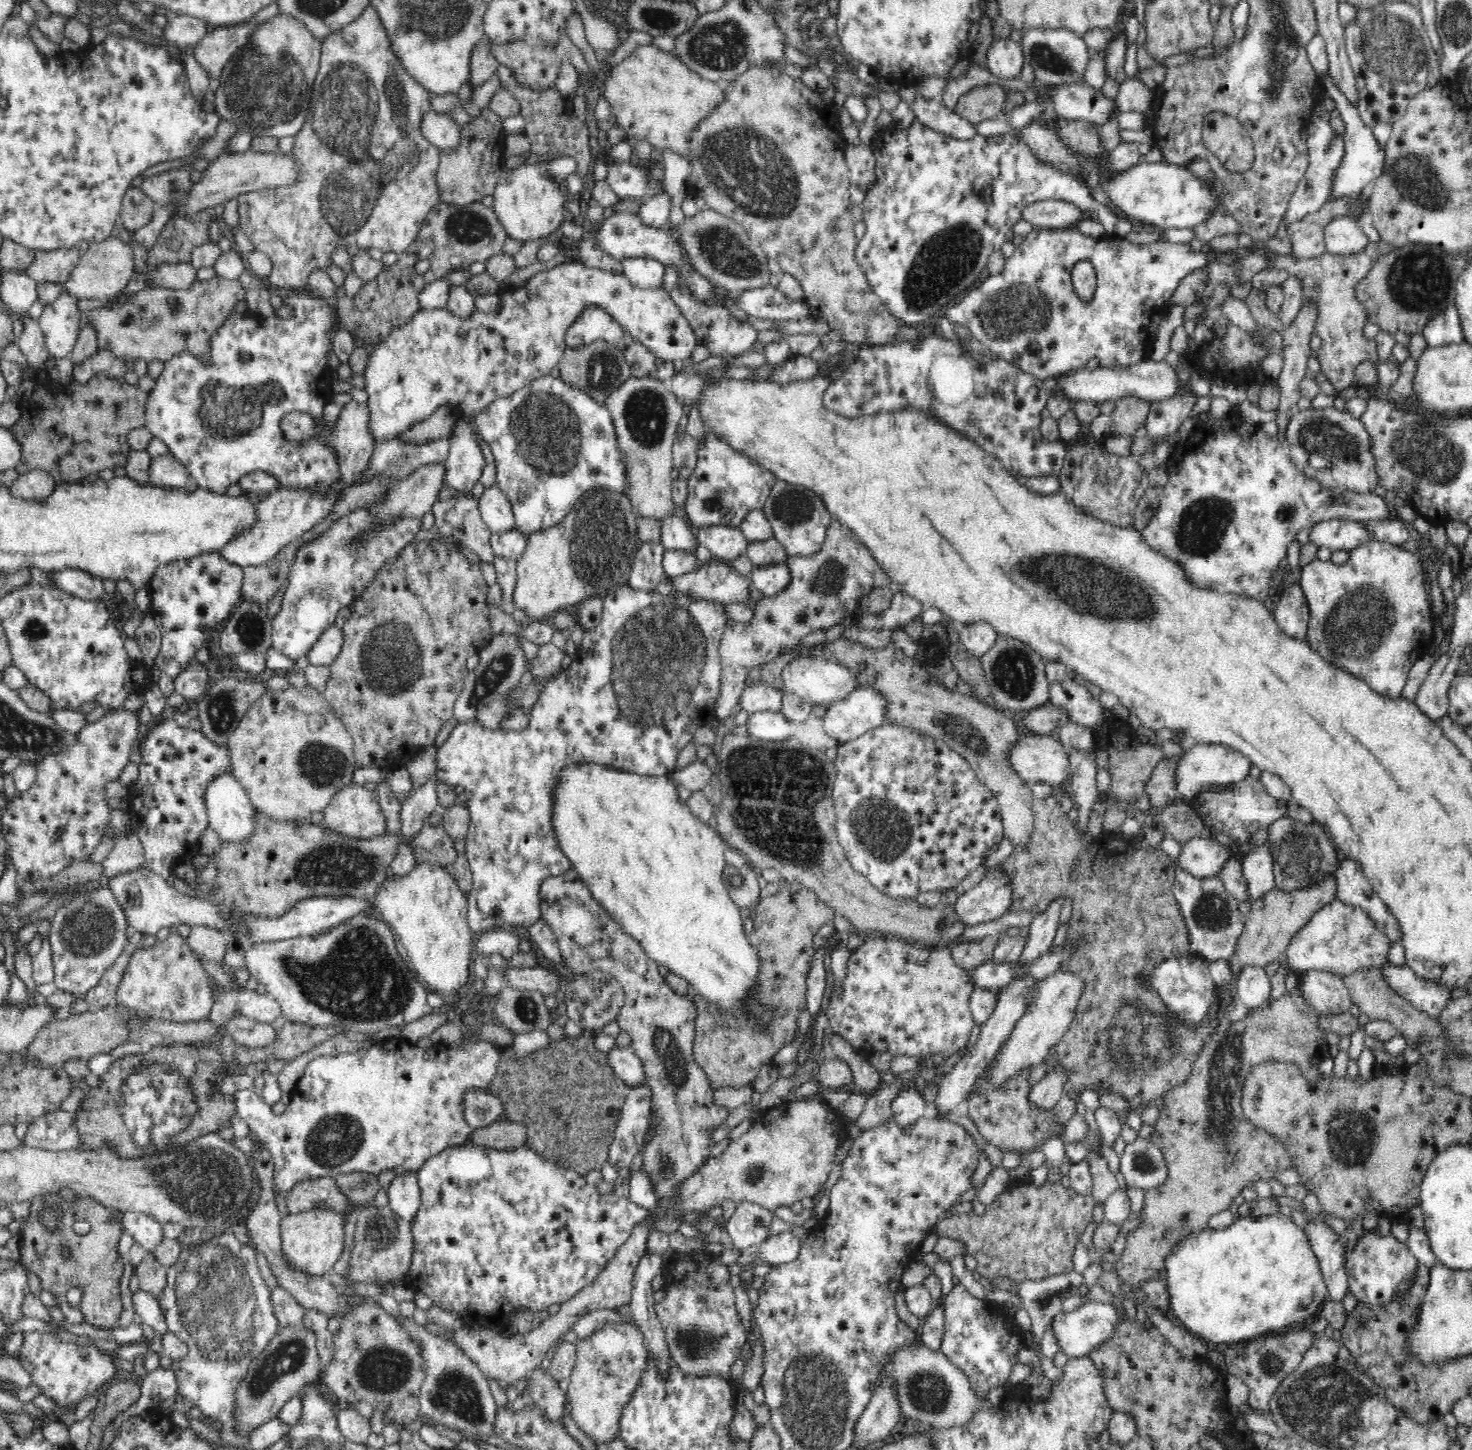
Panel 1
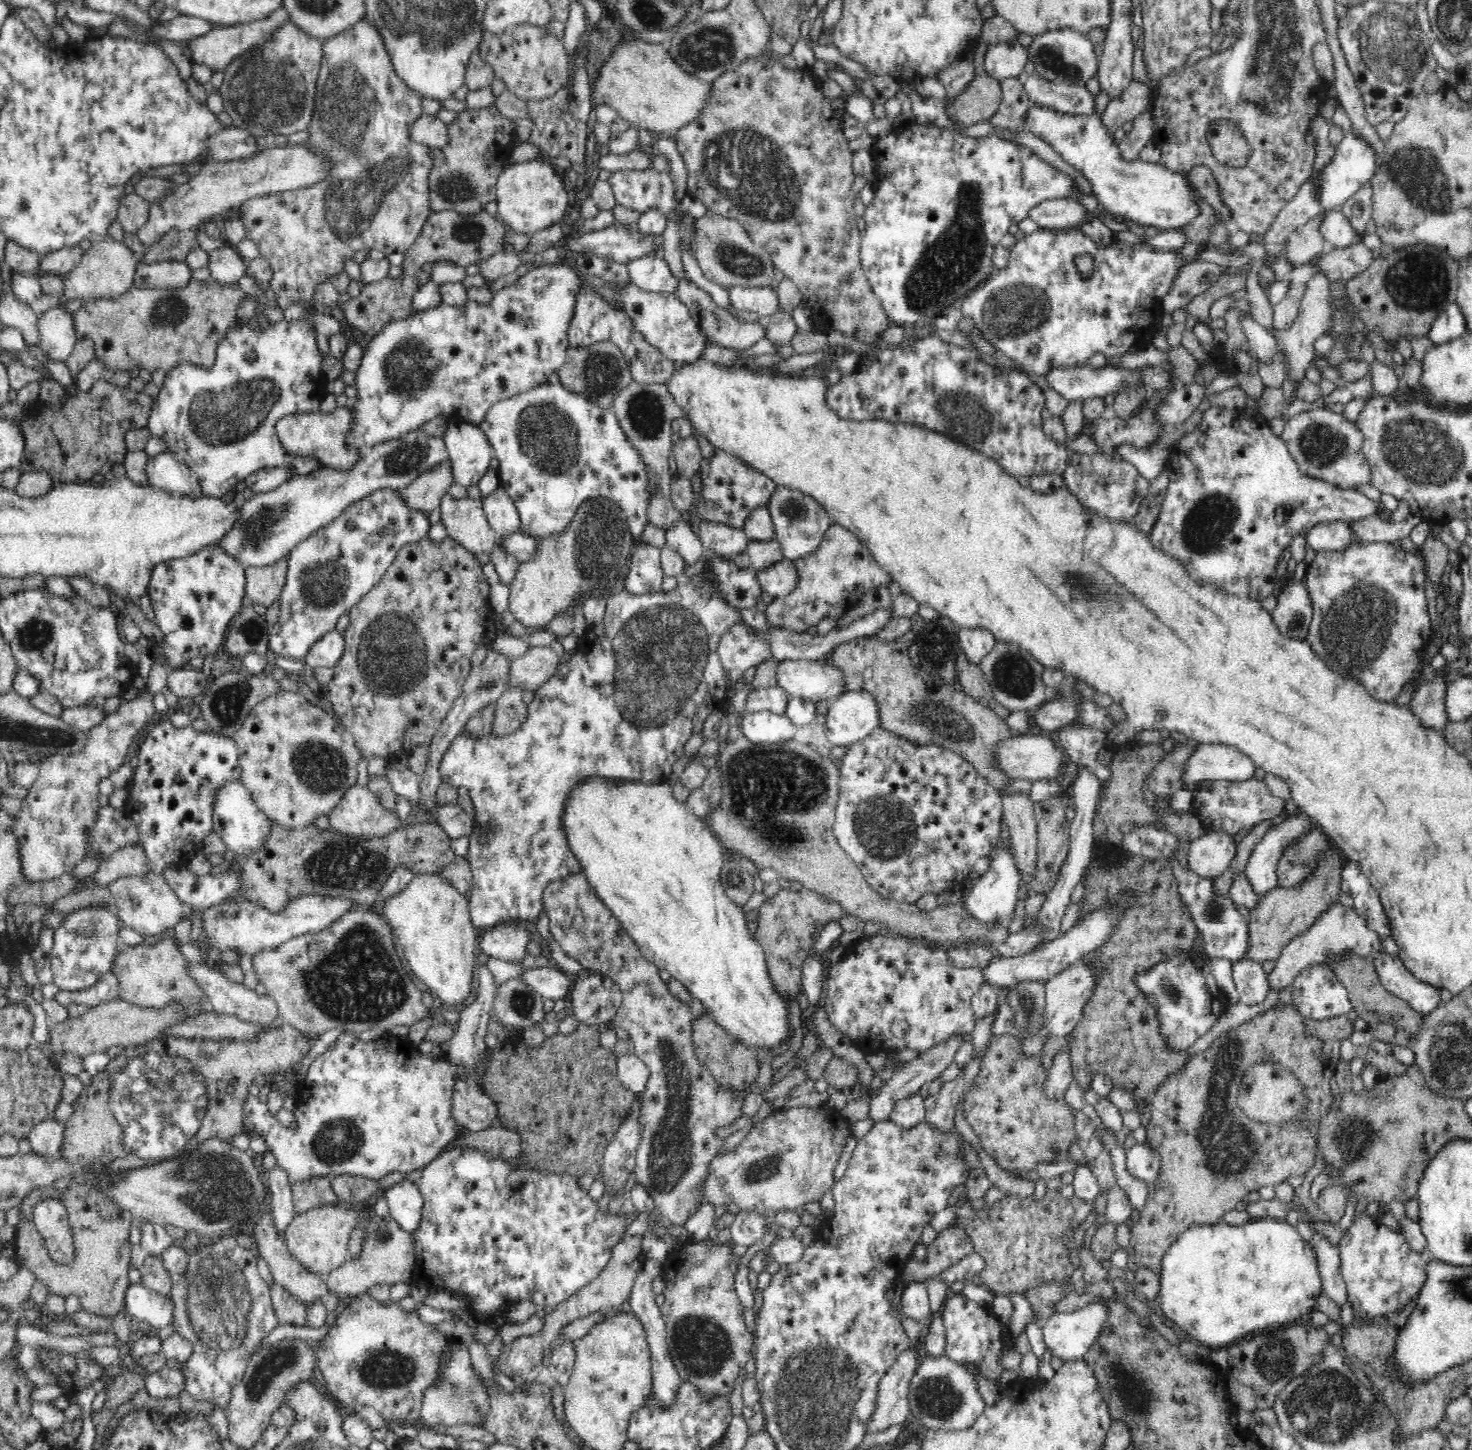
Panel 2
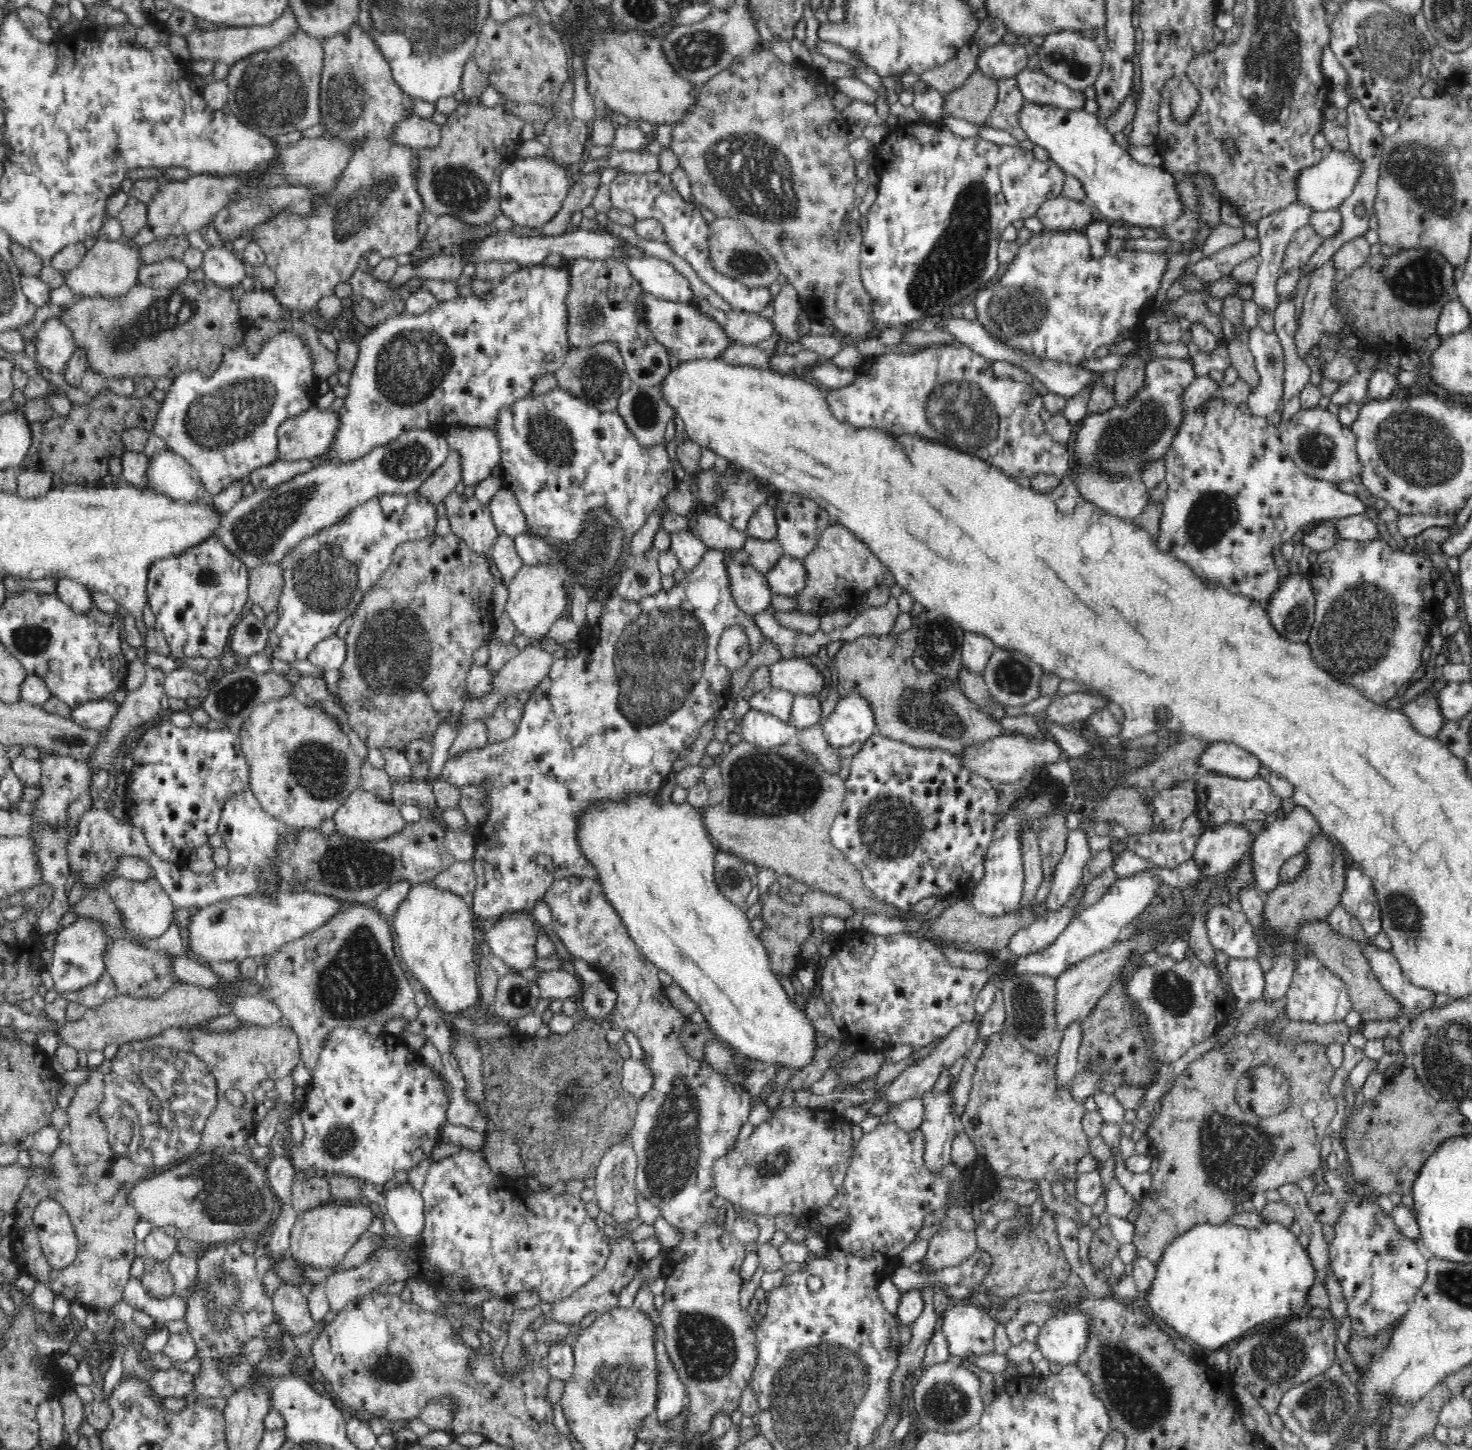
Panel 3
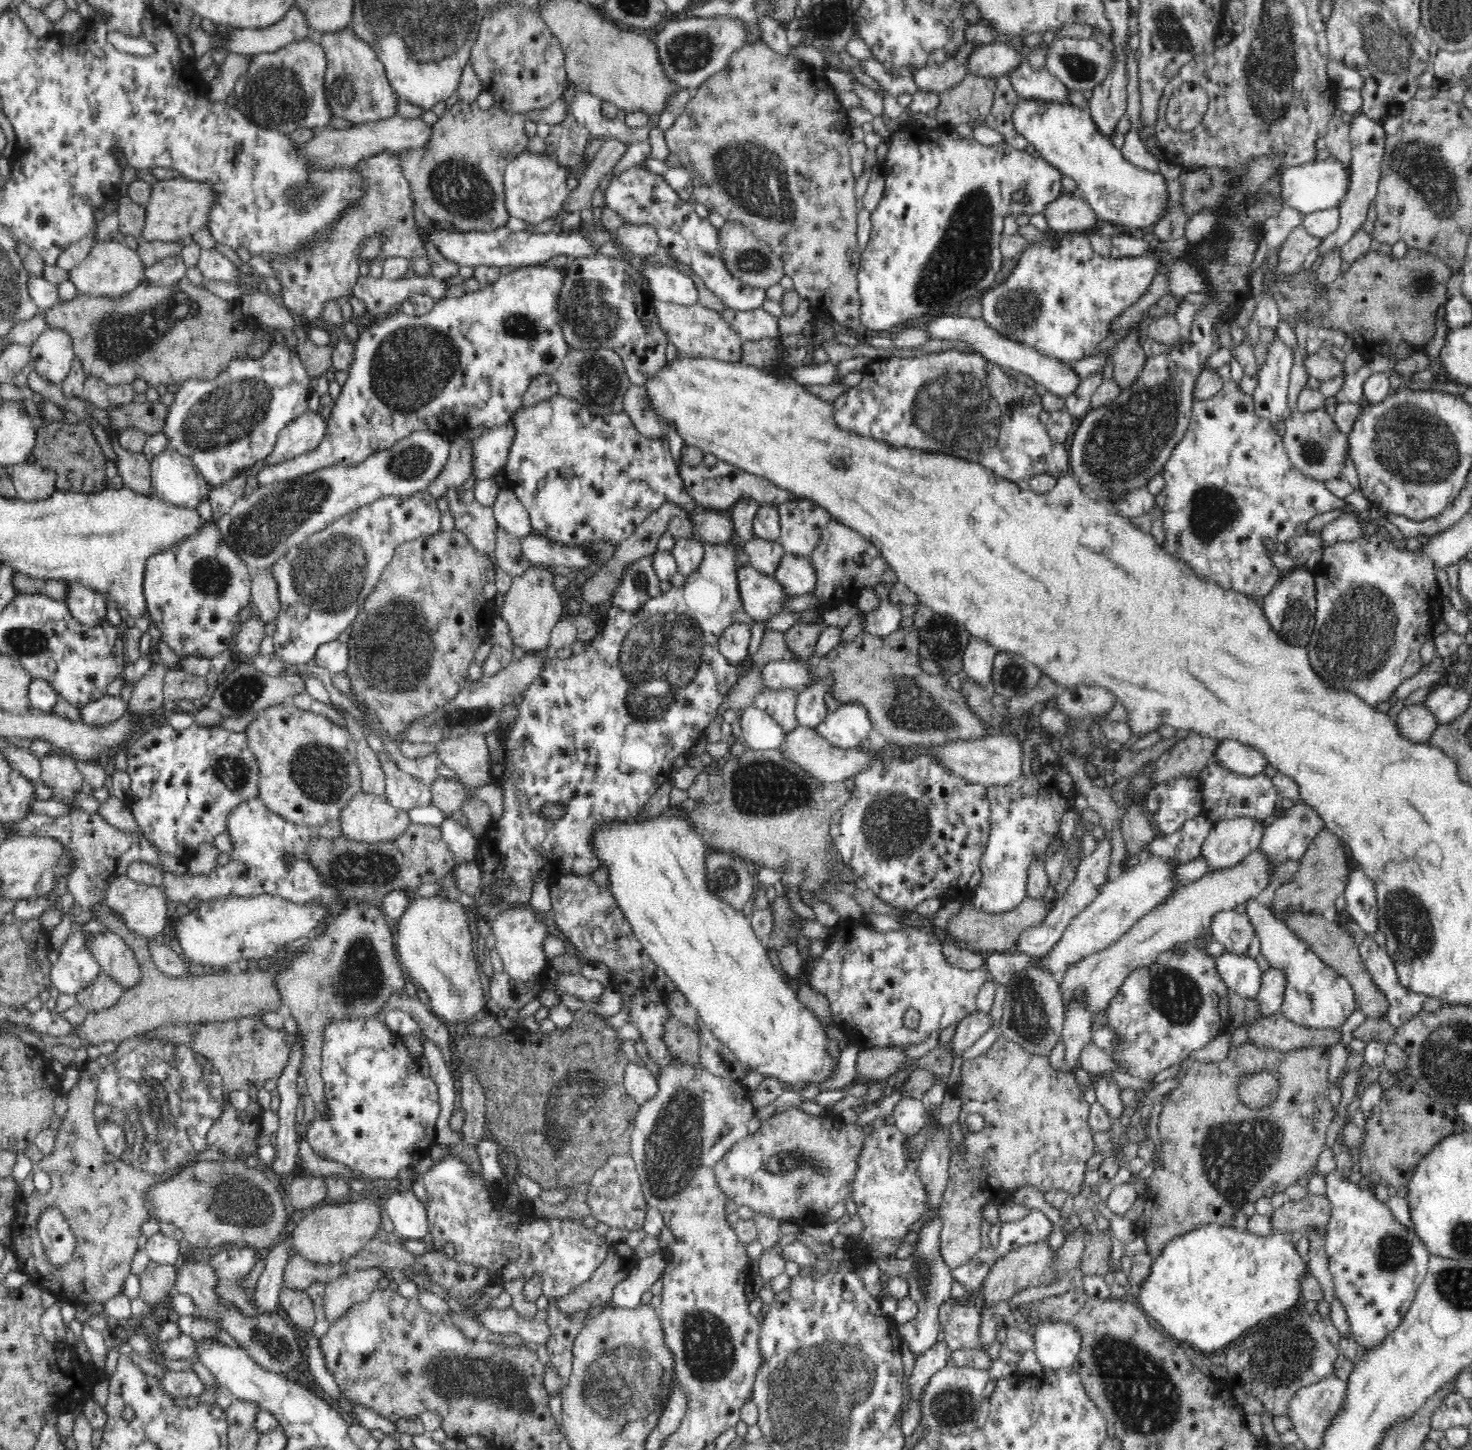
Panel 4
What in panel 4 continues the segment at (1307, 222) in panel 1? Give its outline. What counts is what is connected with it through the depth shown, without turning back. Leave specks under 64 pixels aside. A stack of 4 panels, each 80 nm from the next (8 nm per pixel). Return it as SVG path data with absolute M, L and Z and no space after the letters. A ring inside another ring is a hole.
M1302 224L1296 226L1279 249L1276 270L1286 275L1300 272L1307 254L1321 244L1322 240L1311 236Z

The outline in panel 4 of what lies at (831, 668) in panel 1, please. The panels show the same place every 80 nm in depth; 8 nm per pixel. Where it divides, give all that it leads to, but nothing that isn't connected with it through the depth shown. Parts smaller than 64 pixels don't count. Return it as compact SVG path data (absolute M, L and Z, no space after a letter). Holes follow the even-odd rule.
M785 658L768 662L758 669L769 693L781 695L785 689L792 689L797 693L812 682L812 675L804 665Z

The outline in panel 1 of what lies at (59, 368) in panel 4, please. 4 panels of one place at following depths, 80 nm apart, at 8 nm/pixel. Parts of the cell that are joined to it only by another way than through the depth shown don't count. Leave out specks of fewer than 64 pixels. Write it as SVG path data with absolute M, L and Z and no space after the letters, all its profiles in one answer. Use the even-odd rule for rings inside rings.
M63 291L58 300L46 305L38 322L49 356L57 359L69 356L81 329L77 299Z

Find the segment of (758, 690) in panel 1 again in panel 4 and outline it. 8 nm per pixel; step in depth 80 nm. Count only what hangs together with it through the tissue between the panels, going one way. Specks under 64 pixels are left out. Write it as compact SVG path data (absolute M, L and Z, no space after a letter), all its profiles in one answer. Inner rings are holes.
M785 689L781 695L768 691L760 693L754 705L775 718L777 722L781 722L781 728L785 733L790 733L800 727L798 717L796 717L796 701L796 692L792 689Z

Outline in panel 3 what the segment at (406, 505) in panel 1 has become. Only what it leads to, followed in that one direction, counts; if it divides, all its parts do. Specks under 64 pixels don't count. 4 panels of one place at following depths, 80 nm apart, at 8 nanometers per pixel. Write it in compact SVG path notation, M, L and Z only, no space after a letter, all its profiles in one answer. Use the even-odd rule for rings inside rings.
M450 449L447 459L440 468L437 468L416 491L435 506L454 491L460 481L462 481L461 456Z

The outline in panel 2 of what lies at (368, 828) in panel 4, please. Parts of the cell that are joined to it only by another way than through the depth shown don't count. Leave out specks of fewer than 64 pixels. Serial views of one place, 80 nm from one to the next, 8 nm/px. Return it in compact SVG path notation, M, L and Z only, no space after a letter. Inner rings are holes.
M360 786L348 789L328 816L332 830L361 839L390 835L402 822L396 811L382 806L368 788Z

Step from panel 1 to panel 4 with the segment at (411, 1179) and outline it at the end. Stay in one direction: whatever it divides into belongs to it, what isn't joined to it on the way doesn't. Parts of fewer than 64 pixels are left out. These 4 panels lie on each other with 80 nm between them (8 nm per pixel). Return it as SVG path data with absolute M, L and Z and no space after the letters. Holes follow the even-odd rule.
M410 1187L400 1189L398 1193L384 1200L396 1234L408 1241L424 1240L430 1234L426 1208Z

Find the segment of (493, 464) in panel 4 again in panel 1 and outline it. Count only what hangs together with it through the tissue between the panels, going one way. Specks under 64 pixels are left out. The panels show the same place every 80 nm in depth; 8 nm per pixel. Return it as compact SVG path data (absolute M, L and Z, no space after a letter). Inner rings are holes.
M458 420L456 424L452 424L448 440L450 447L444 462L444 485L454 488L457 494L462 496L466 490L474 488L487 465L479 443L482 438L470 423Z

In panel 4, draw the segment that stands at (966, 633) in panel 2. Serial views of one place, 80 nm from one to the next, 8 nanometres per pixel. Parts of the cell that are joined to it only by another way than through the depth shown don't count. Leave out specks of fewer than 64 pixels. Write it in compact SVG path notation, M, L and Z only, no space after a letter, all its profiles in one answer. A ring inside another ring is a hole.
M970 637L963 653L963 670L980 687L992 690L994 657L999 651L990 643Z

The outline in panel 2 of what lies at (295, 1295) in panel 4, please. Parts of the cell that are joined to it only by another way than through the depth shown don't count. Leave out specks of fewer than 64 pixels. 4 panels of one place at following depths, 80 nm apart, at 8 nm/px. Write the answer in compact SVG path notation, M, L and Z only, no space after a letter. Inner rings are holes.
M272 1284L270 1290L279 1324L307 1327L307 1305L279 1284Z

